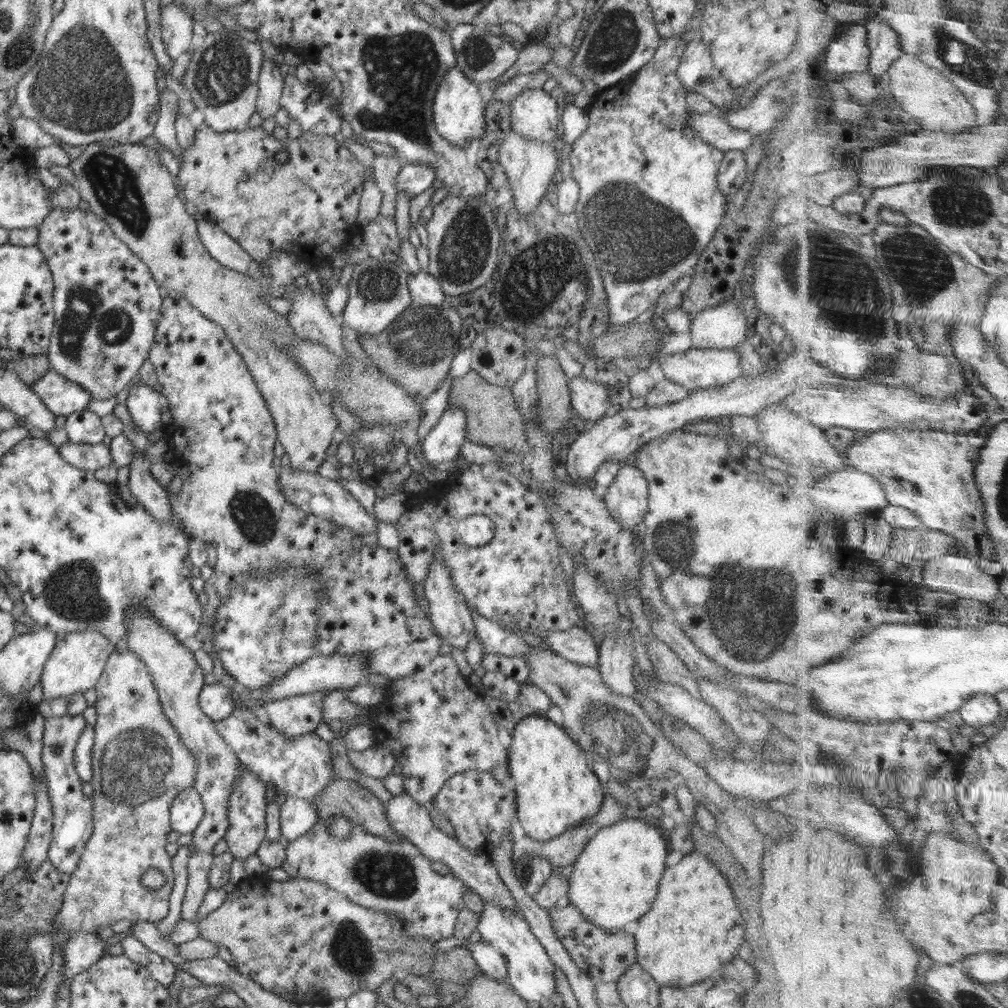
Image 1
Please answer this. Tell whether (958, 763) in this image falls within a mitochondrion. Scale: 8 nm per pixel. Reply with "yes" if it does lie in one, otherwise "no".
no

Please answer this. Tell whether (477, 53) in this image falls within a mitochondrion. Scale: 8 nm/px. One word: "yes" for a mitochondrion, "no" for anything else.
yes

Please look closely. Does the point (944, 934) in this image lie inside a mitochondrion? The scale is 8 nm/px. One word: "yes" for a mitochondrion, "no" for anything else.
no

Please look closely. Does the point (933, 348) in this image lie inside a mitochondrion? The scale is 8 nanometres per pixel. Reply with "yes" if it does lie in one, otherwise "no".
no

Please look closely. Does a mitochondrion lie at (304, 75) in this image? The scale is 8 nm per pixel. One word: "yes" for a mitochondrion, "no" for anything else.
no

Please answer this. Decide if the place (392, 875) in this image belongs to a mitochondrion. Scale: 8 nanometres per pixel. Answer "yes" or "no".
yes

